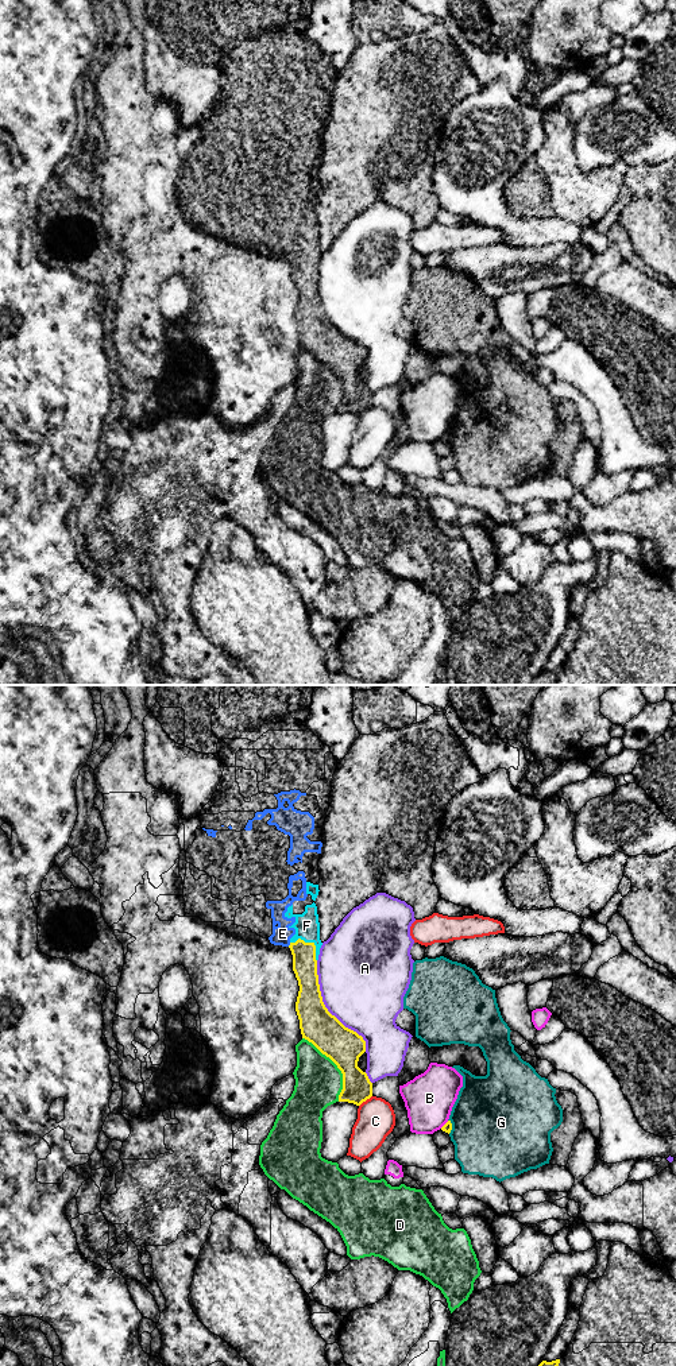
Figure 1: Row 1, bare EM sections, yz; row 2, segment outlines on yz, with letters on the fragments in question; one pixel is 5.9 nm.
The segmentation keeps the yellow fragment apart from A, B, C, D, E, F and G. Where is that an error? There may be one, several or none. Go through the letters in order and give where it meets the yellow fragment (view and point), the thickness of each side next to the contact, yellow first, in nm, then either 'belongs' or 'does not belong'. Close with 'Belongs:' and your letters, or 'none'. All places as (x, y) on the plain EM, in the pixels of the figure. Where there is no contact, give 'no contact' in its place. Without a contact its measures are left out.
A: yz (327, 318) | 220/480 nm | does not belong
B: yz (445, 433) | 60/300 nm | does not belong
C: yz (364, 410) | 180/220 nm | does not belong
D: yz (338, 376) | 220/280 nm | does not belong
E: yz (290, 254) | 140/110 nm | belongs
F: yz (311, 252) | 140/150 nm | belongs
G: yz (451, 436) | 60/500 nm | does not belong
Belongs: E, F

